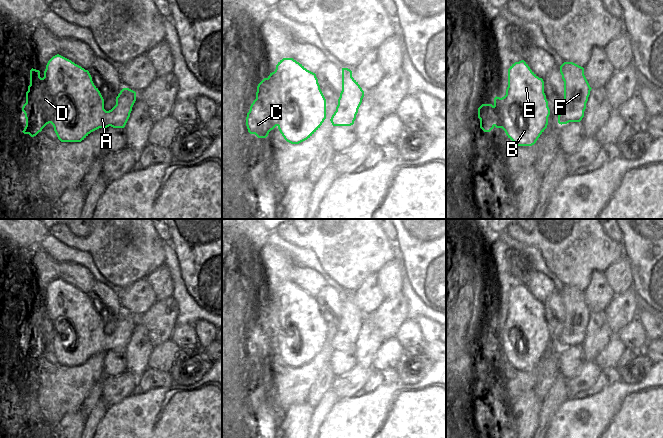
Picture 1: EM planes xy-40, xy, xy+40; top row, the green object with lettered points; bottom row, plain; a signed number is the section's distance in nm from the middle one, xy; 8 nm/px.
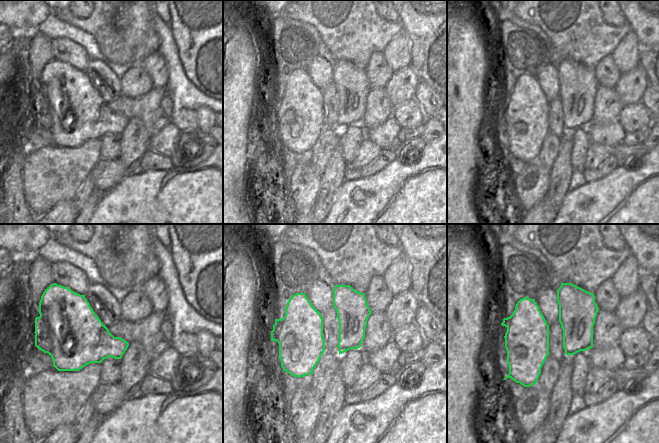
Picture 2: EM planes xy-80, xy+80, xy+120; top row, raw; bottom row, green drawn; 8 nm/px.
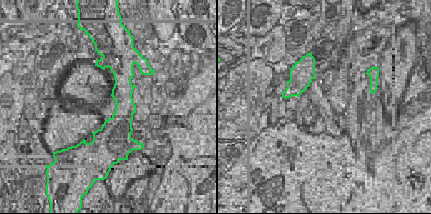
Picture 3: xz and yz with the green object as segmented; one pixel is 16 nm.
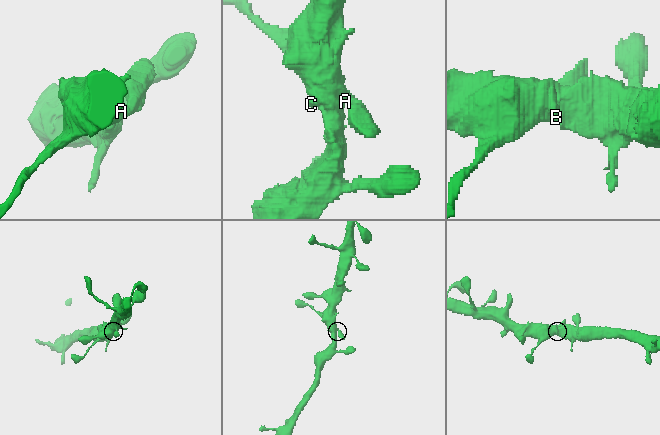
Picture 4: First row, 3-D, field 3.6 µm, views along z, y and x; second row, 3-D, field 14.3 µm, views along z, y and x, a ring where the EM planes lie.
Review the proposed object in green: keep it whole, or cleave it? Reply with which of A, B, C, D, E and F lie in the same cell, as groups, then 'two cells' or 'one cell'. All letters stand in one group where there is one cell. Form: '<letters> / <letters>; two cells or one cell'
A B C D E F; one cell

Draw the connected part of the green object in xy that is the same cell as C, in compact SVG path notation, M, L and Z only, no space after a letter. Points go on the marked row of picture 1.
M283 58L276 65L274 72L270 73L257 86L256 99L250 106L246 117L246 126L250 134L258 138L266 138L276 126L284 139L291 144L299 144L310 138L326 119L326 99L320 89L316 74L307 70L293 58Z

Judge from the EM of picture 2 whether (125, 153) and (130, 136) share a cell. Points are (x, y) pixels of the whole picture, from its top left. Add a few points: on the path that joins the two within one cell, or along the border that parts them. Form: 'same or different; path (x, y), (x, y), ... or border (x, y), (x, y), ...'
same; path (129, 149), (130, 140)

